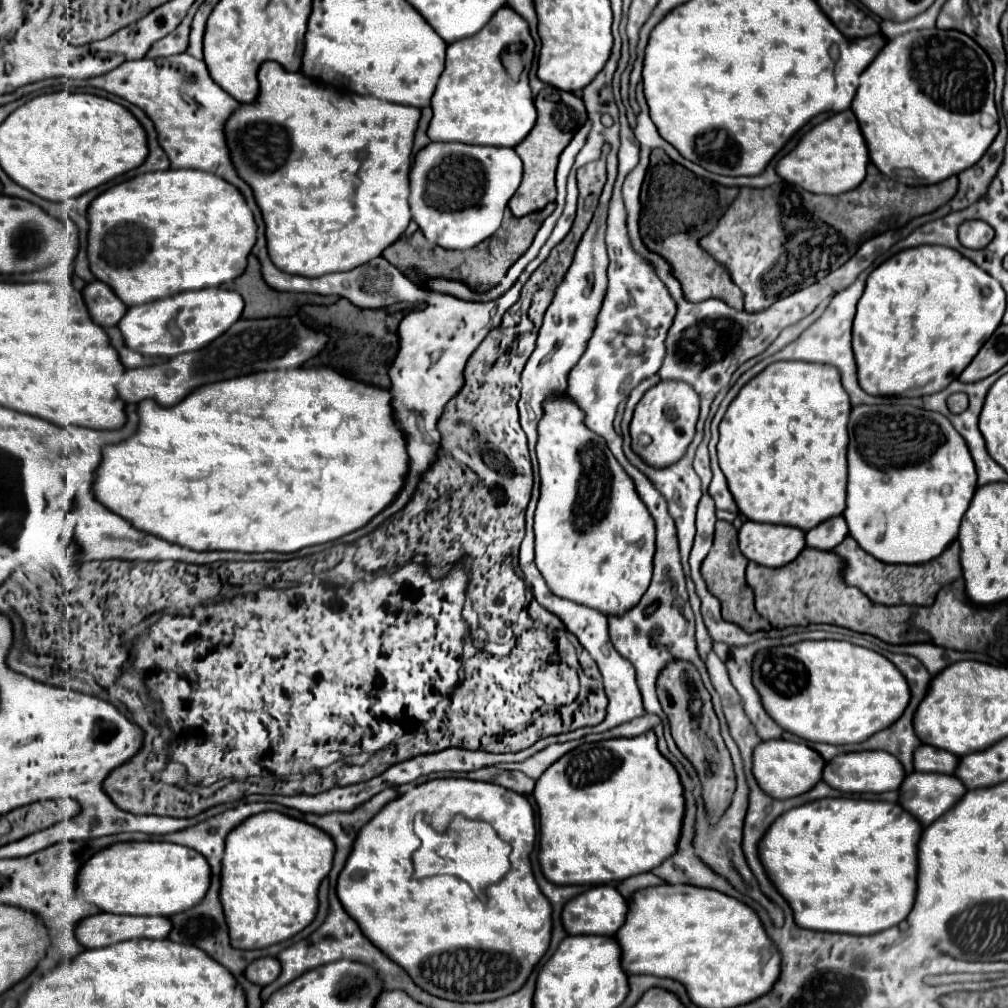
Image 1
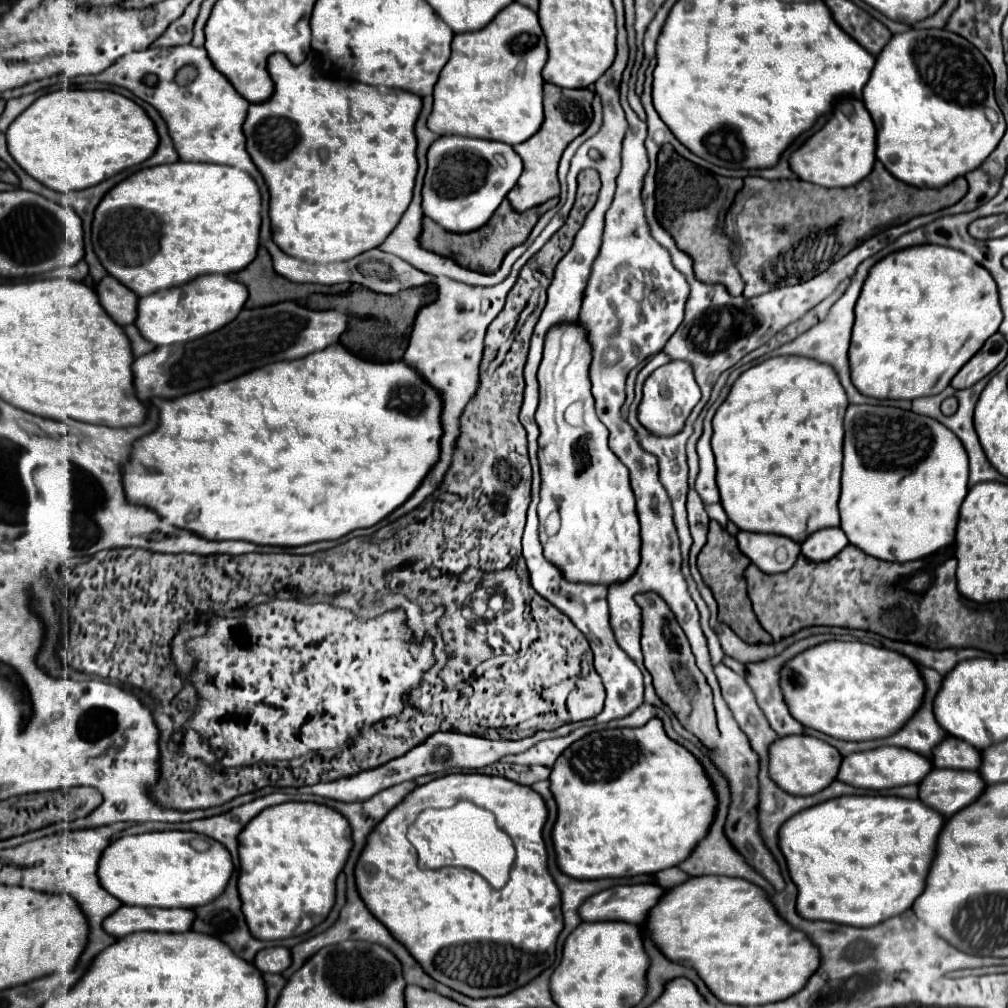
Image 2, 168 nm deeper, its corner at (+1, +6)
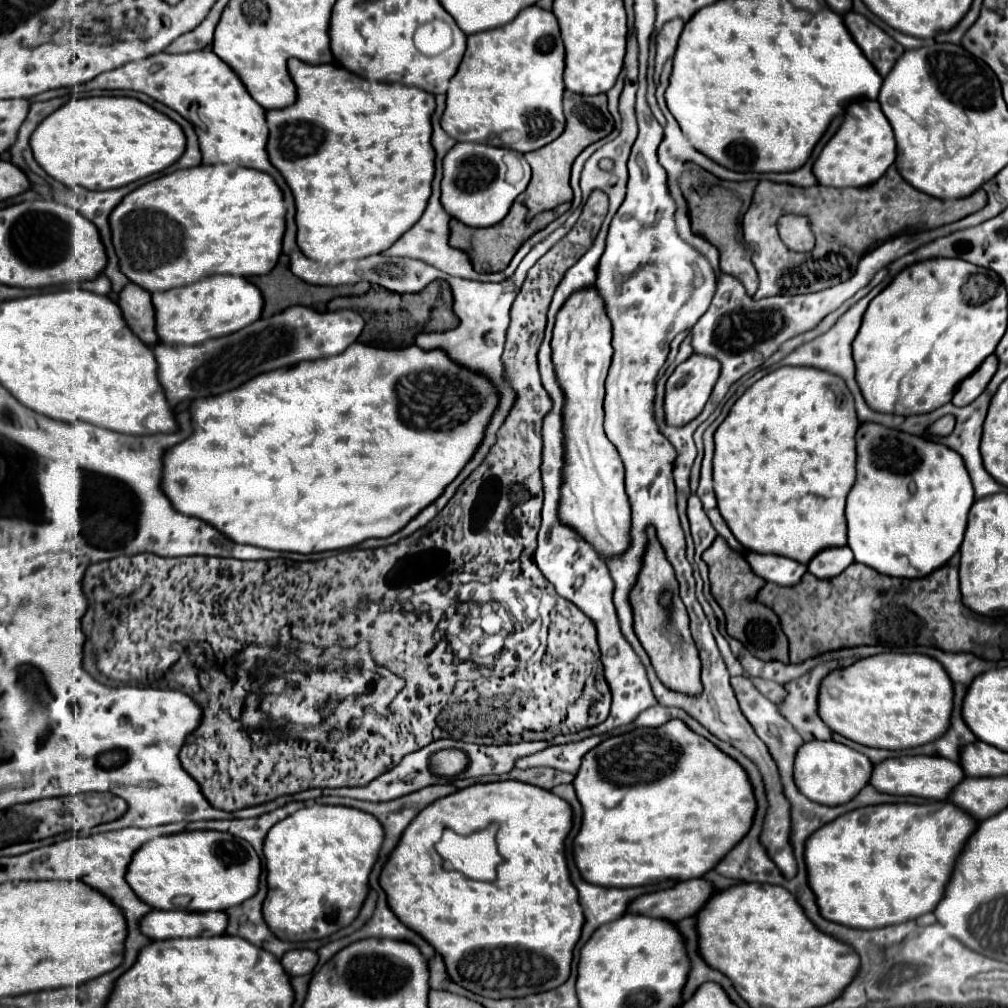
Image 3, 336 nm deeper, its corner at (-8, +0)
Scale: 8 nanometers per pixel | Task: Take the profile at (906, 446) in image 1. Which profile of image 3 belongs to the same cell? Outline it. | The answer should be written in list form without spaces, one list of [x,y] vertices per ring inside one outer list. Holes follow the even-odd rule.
[[[861,424],[857,432],[857,454],[857,482],[847,498],[845,510],[849,548],[855,554],[855,562],[897,578],[923,578],[945,566],[963,542],[967,514],[975,502],[963,458],[945,444],[929,442],[921,436],[891,430],[881,424]],[[911,482],[915,484],[915,494],[909,492]]]

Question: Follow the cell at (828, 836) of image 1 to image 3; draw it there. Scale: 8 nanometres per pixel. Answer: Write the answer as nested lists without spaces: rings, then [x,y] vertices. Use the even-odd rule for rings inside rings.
[[[933,802],[933,804],[879,804],[879,806],[865,806],[859,810],[853,810],[849,814],[843,814],[839,820],[829,822],[827,826],[819,828],[819,832],[811,834],[811,838],[807,840],[807,848],[805,848],[805,862],[807,862],[807,872],[809,872],[809,886],[811,890],[817,894],[817,902],[819,902],[819,910],[823,914],[823,918],[843,924],[843,926],[851,926],[851,928],[883,928],[889,924],[899,924],[899,922],[907,922],[907,920],[915,920],[927,912],[933,912],[935,906],[941,902],[943,894],[945,894],[945,886],[951,880],[955,862],[959,858],[959,854],[963,852],[967,840],[971,838],[971,834],[977,830],[977,820],[971,818],[971,814],[959,810],[959,806],[951,804],[951,802]]]

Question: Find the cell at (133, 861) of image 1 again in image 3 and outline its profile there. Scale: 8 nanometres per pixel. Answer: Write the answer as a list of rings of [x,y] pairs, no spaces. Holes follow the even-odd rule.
[[[191,830],[155,838],[135,852],[127,882],[135,894],[157,910],[209,912],[227,910],[255,896],[259,890],[261,860],[243,838],[215,830]]]

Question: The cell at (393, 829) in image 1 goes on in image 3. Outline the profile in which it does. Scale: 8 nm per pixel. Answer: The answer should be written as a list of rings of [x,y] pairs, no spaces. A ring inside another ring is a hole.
[[[515,780],[473,784],[427,806],[427,810],[407,826],[379,876],[379,884],[387,892],[389,906],[397,918],[439,950],[451,980],[459,986],[495,1000],[547,992],[569,978],[573,948],[583,928],[583,908],[579,906],[579,894],[569,878],[565,860],[565,838],[571,828],[571,806],[551,790]],[[489,824],[499,824],[497,848],[503,862],[497,866],[497,884],[469,880],[459,872],[447,872],[443,858],[435,850],[443,830],[449,828],[467,836]]]

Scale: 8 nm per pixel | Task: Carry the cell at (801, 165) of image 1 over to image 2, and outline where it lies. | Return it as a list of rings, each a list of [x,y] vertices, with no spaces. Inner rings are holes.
[[[854,100],[852,110],[844,112],[840,108],[834,110],[832,118],[812,134],[798,150],[790,154],[790,170],[806,182],[824,186],[824,188],[846,188],[854,186],[862,178],[866,178],[876,160],[876,128],[874,122],[864,108],[862,100]]]

